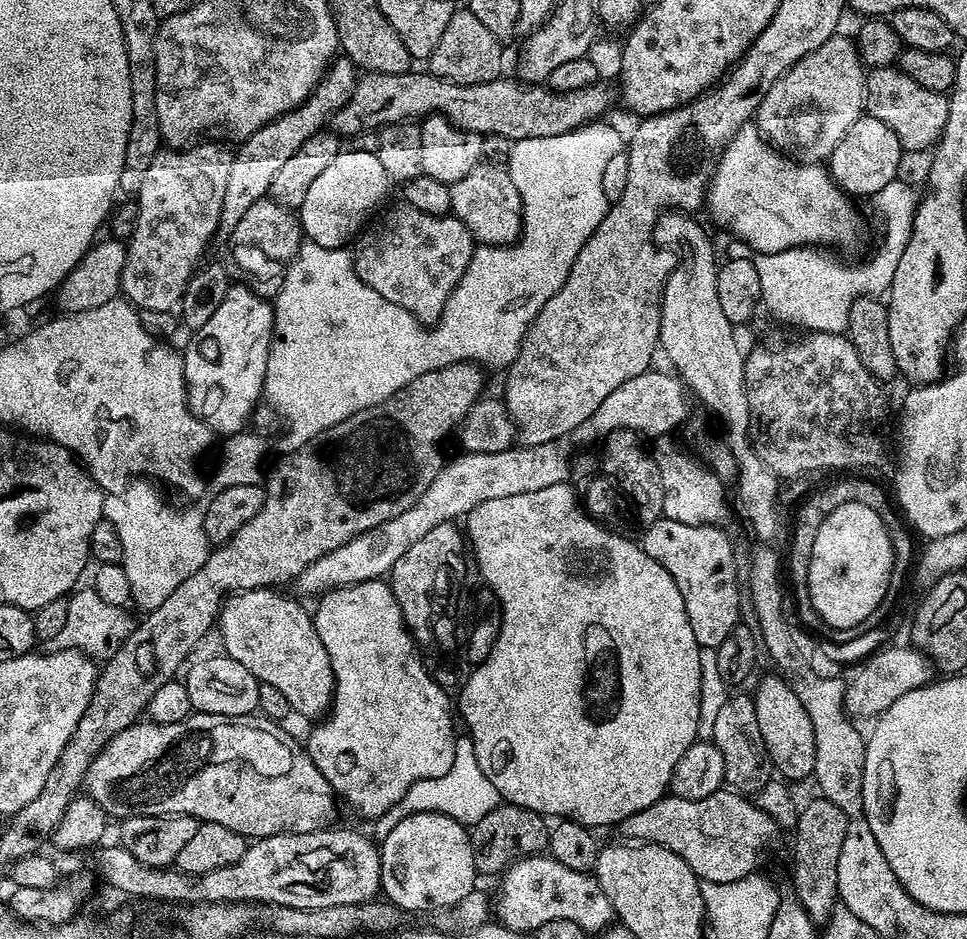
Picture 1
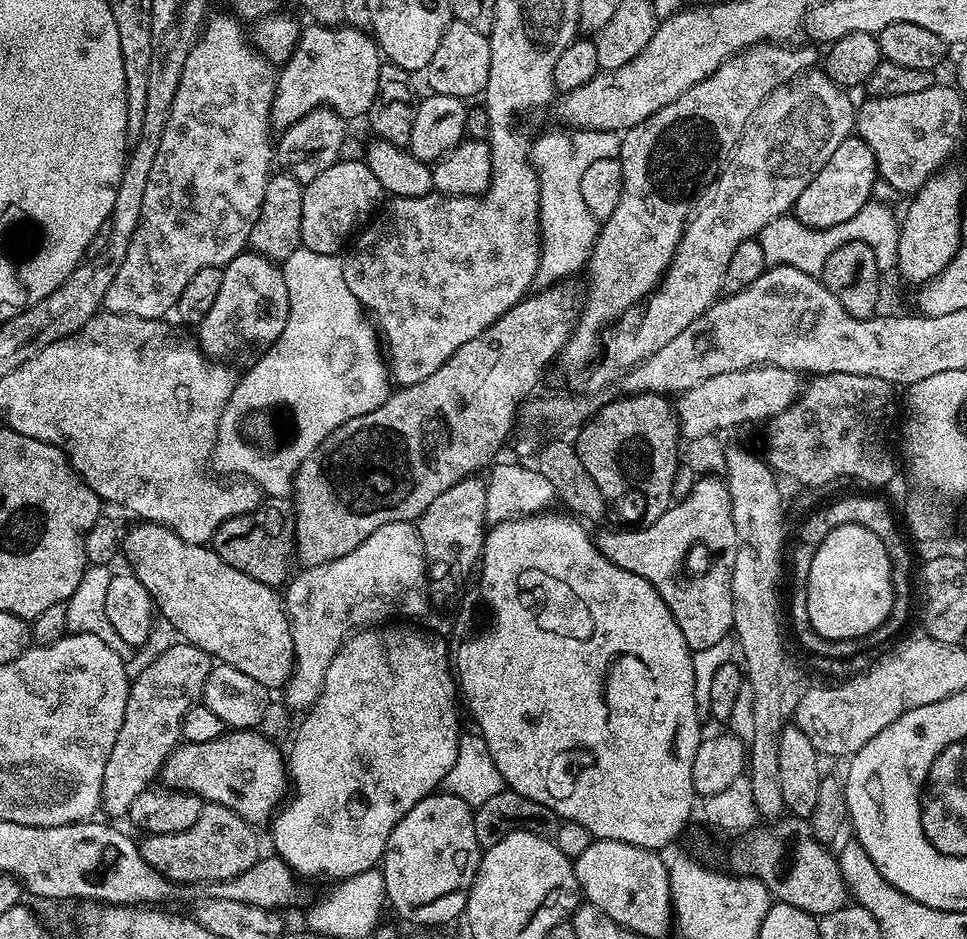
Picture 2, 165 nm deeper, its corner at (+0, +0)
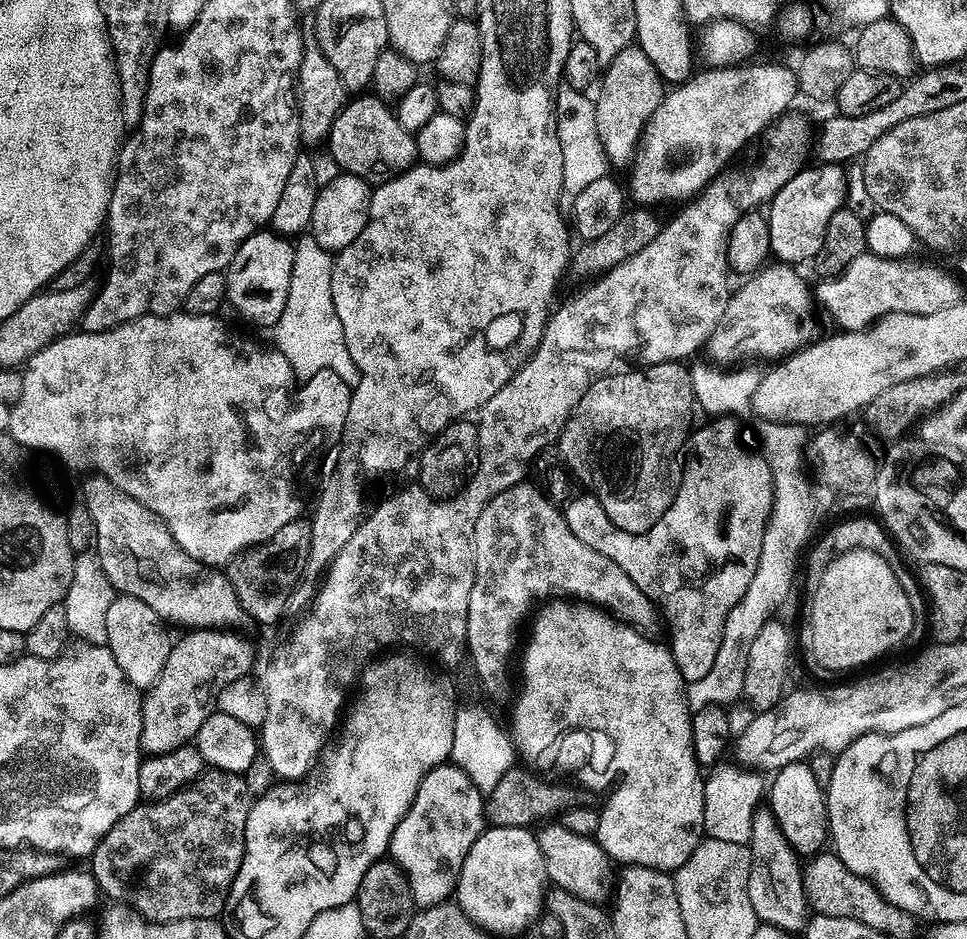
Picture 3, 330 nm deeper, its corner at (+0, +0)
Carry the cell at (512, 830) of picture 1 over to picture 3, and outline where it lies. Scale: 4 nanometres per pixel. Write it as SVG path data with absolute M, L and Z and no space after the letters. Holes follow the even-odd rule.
M513 766L502 775L494 790L490 790L484 802L485 821L493 828L526 828L555 821L570 809L589 807L589 791L579 787L567 788L564 782L547 784L547 779L539 778L534 772L523 766ZM580 791L580 792L579 792ZM536 824L536 825L532 825Z

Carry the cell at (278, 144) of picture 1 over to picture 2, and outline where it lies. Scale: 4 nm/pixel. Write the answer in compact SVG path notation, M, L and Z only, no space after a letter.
M309 23L301 31L292 57L284 61L276 76L276 97L272 103L271 127L289 128L315 108L332 108L345 118L363 117L378 94L382 53L365 29Z

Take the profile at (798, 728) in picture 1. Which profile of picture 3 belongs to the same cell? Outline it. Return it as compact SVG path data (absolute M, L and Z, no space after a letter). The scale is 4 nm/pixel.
M797 762L777 768L766 792L766 804L772 809L774 818L778 818L778 826L782 826L786 842L790 842L801 857L811 858L829 843L826 792L807 763Z

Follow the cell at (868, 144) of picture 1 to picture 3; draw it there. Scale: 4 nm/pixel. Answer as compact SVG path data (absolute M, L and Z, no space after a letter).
M817 163L817 168L805 166L799 172L776 191L766 208L768 225L770 226L770 246L772 247L772 256L777 261L783 262L789 266L800 266L803 260L811 261L822 247L823 235L826 234L826 228L830 223L830 218L834 217L836 211L845 207L846 197L848 195L848 173L841 165Z

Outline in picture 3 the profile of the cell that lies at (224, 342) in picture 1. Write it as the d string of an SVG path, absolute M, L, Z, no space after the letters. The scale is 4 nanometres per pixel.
M271 230L256 232L234 254L226 269L228 278L227 303L244 320L260 328L271 329L282 318L286 294L290 294L290 274L294 266L294 244Z

